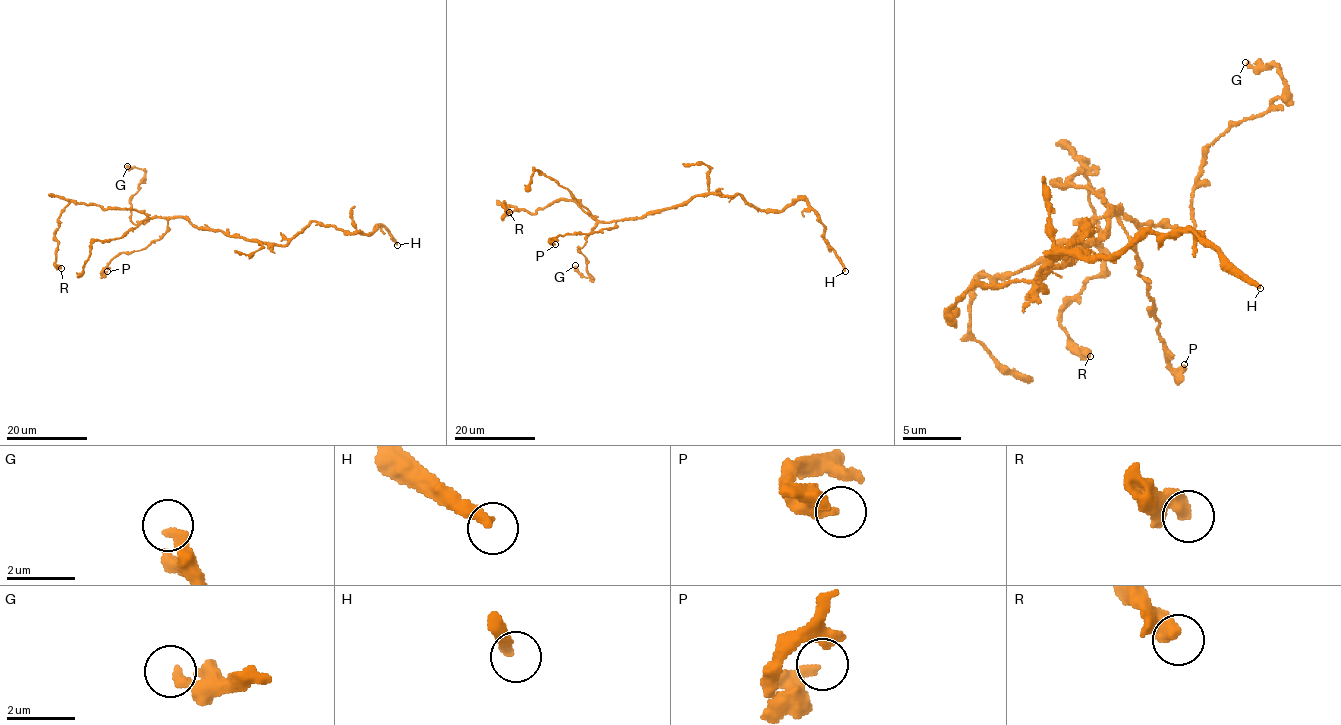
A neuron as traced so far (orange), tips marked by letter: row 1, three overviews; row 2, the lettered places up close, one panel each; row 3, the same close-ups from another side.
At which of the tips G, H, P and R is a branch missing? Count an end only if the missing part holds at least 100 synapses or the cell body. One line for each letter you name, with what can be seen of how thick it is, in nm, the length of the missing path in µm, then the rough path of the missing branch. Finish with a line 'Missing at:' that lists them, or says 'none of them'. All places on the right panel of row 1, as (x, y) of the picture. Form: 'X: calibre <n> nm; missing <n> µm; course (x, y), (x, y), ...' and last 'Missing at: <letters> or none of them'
H: calibre 320 nm; missing 250 µm
Missing at: H

